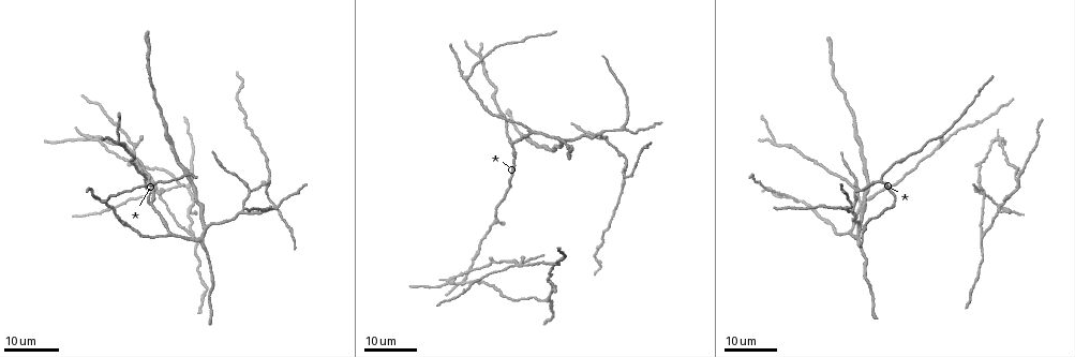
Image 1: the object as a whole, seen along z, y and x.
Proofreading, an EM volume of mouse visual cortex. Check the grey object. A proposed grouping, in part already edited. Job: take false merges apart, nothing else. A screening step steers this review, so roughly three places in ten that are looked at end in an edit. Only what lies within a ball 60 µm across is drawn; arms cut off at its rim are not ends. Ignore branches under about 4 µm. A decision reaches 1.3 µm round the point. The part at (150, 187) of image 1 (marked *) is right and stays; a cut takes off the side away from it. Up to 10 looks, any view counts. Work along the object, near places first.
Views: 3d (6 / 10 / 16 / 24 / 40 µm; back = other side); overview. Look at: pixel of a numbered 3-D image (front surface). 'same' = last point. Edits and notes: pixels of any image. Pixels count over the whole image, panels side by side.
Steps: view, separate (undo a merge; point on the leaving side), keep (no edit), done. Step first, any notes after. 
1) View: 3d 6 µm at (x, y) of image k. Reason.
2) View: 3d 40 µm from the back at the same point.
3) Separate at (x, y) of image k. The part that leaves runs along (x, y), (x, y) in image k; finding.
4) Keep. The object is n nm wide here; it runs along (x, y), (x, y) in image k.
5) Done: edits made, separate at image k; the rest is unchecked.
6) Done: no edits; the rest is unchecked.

View: 3d 16 µm at (128, 140) of image 1. Sudden change in width.

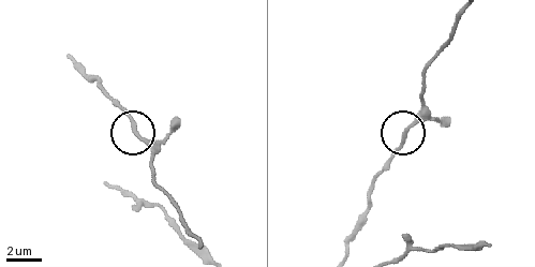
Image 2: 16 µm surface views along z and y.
View: 3d 6 µm at (135, 135) of image 2.

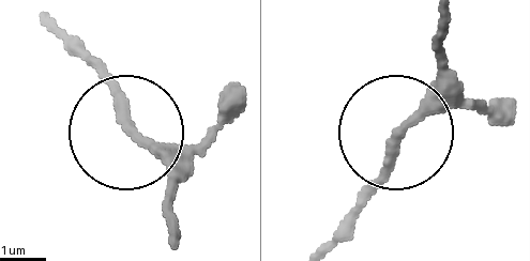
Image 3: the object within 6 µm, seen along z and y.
Keep. The object is 220 nm wide here; it runs along (441, 22), (437, 80), (361, 215) in image 3; continuous, no second cell.

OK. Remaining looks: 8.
View: 3d 24 µm at (554, 266) of image 1. Three arms meet.

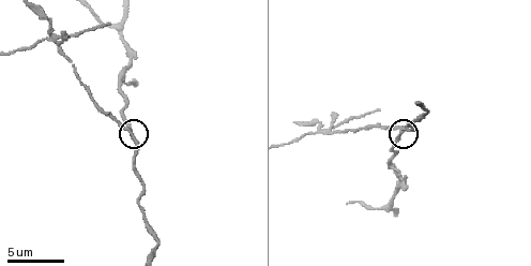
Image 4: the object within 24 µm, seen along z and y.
View: 3d 6 µm at (398, 133) of image 4.

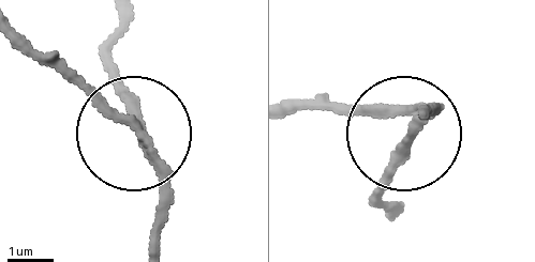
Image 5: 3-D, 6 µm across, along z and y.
Keep. The object is 200 nm wide here; one cell here.

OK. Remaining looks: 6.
View: 3d 24 µm at (980, 165) of image 1. Thin neck.

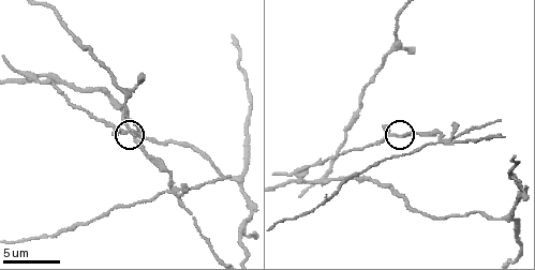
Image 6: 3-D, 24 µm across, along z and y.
View: 3d 6 µm at (133, 133) of image 6.

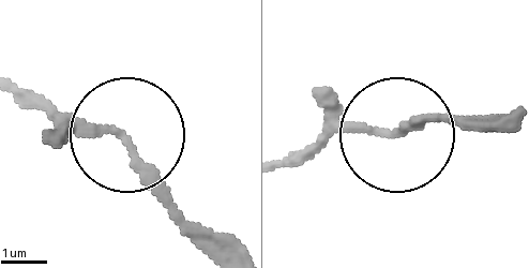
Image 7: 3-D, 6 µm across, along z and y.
View: 3d 6 µm from the back at (125, 137) of image 7.

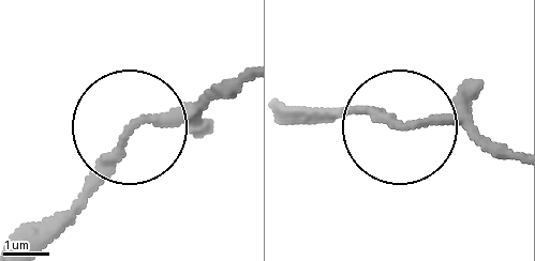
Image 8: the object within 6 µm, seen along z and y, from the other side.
Keep. One cell here.

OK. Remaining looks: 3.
View: 3d 10 µm at (483, 139) of image 6. Sudden change in width.

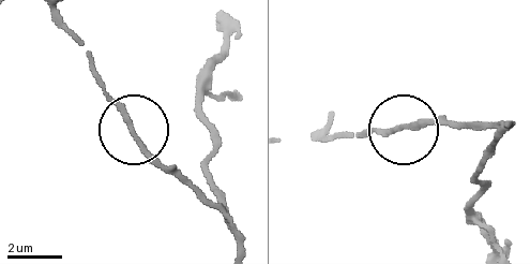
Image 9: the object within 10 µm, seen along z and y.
Keep. It runs along (317, 135), (361, 138), (412, 125), (449, 125) in image 9; continuous, no second cell.

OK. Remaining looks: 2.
View: 3d 16 µm at (243, 177) of image 6. Two arms in line, one across.

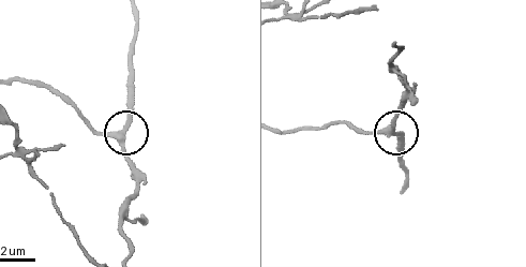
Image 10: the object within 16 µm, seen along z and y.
View: 3d 6 µm at (123, 134) of image 10. Closer look.

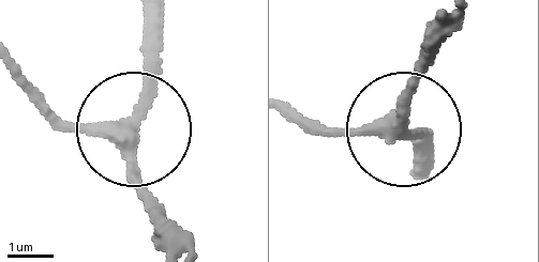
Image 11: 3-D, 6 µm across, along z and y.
Keep. 3 arms meet here; continuous, no second cell.

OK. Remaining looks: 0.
Done: no edits; the rest is unchecked.

